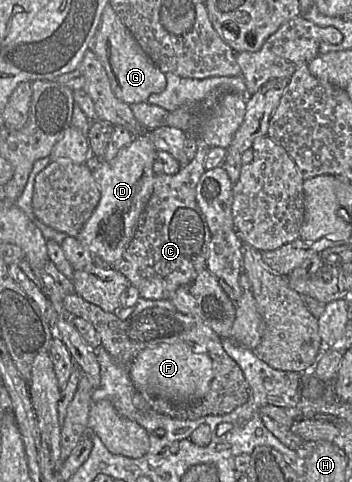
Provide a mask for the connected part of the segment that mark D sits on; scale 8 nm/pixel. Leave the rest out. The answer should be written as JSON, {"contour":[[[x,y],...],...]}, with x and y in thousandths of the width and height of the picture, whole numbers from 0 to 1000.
{"contour":[[[420,278],[381,284],[378,293],[344,309],[335,320],[310,334],[290,332],[261,361],[284,392],[287,409],[261,446],[219,485],[219,498],[264,529],[276,529],[313,548],[335,544],[361,508],[375,498],[401,446],[423,417],[440,376],[435,338],[446,317]]]}

